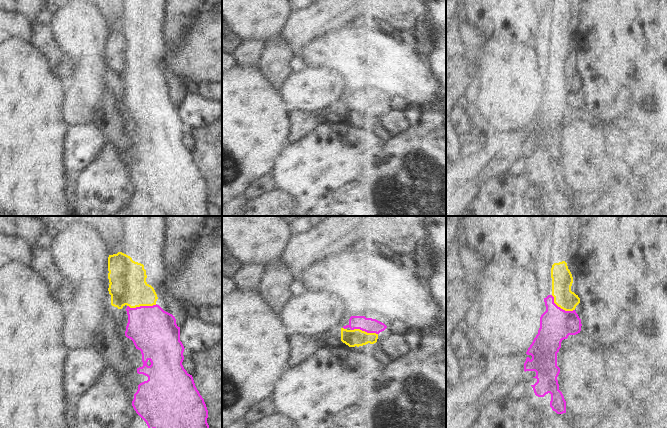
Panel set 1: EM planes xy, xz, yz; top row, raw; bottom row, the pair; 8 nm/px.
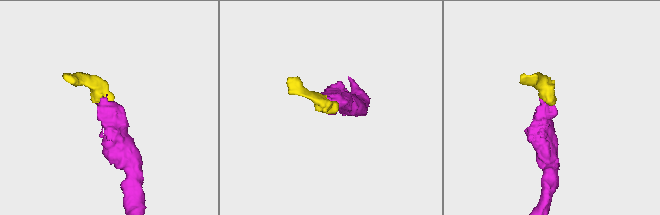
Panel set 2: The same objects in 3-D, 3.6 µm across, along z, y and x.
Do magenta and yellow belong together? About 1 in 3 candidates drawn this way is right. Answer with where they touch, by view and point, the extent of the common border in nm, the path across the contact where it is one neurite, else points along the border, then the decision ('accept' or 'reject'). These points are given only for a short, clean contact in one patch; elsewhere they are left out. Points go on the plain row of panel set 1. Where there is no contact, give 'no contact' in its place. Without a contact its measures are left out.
contact xy (141, 82); length 240 nm; way xy (154, 108), (148, 102), (141, 82), (141, 75), (128, 62); accept

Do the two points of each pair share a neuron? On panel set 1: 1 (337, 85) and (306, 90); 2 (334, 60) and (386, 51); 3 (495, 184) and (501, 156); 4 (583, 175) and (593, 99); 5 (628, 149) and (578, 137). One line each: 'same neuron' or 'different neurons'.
1: same neuron
2: same neuron
3: different neurons
4: different neurons
5: different neurons

